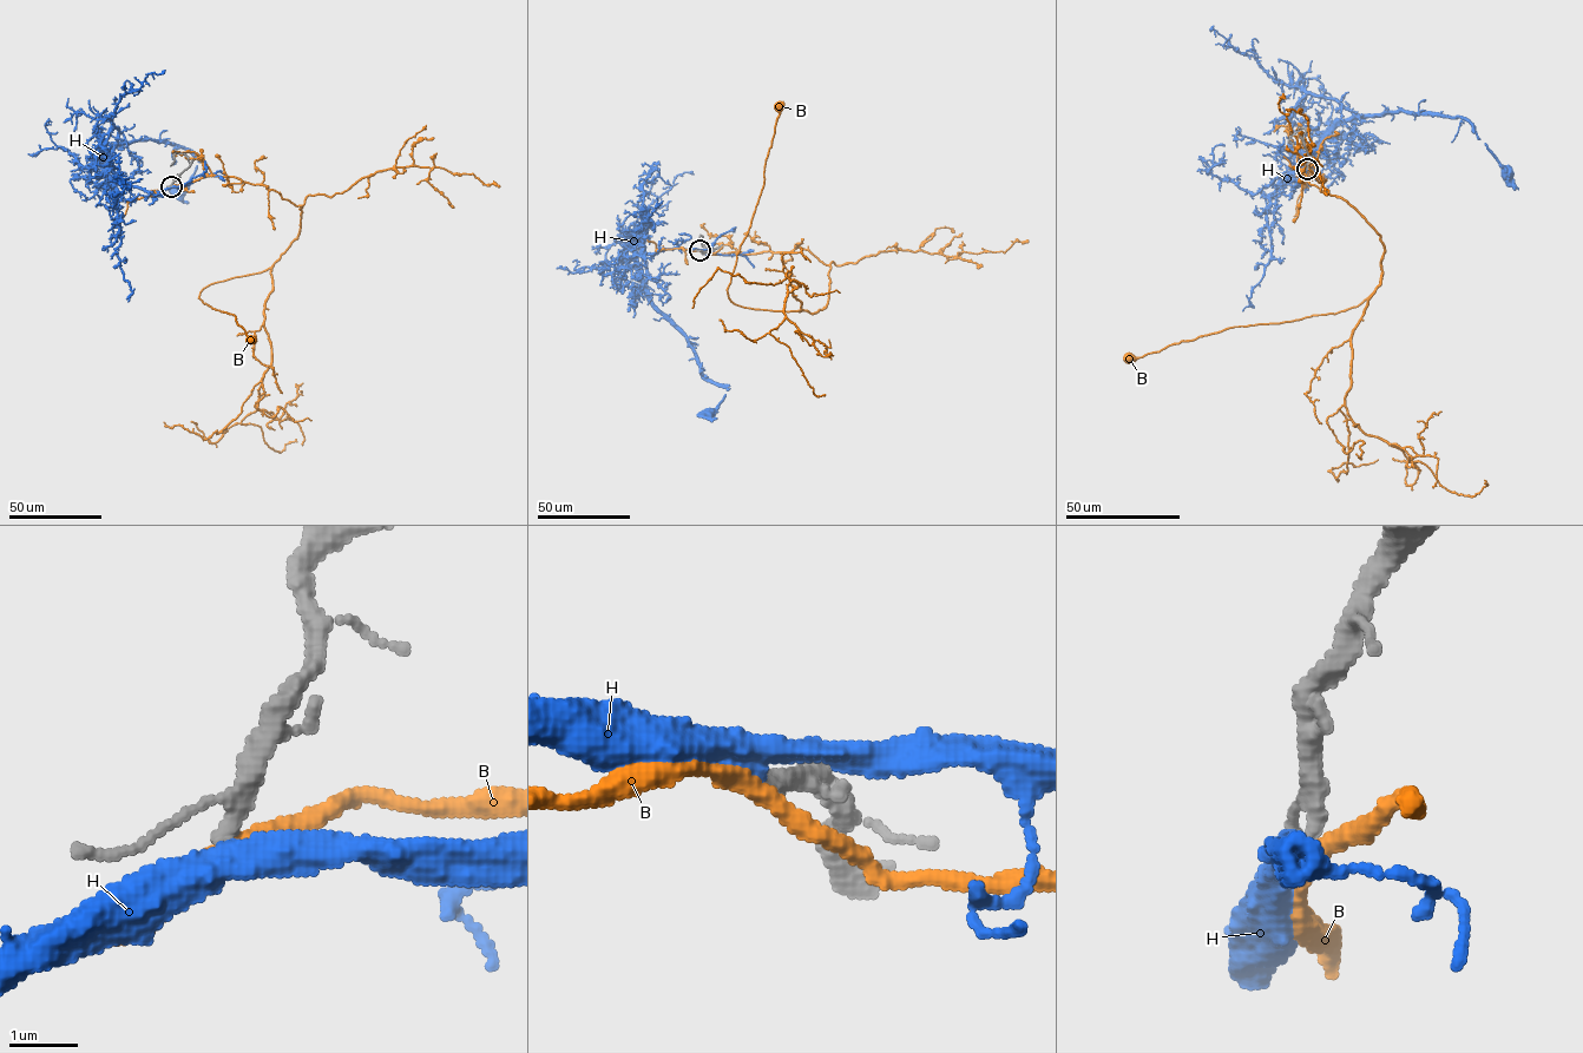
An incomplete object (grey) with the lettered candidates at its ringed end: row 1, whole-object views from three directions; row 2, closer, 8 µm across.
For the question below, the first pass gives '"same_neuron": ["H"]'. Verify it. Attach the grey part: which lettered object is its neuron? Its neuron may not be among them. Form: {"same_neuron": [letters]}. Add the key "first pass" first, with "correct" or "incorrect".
{"first pass": "correct", "same_neuron": ["H"]}

